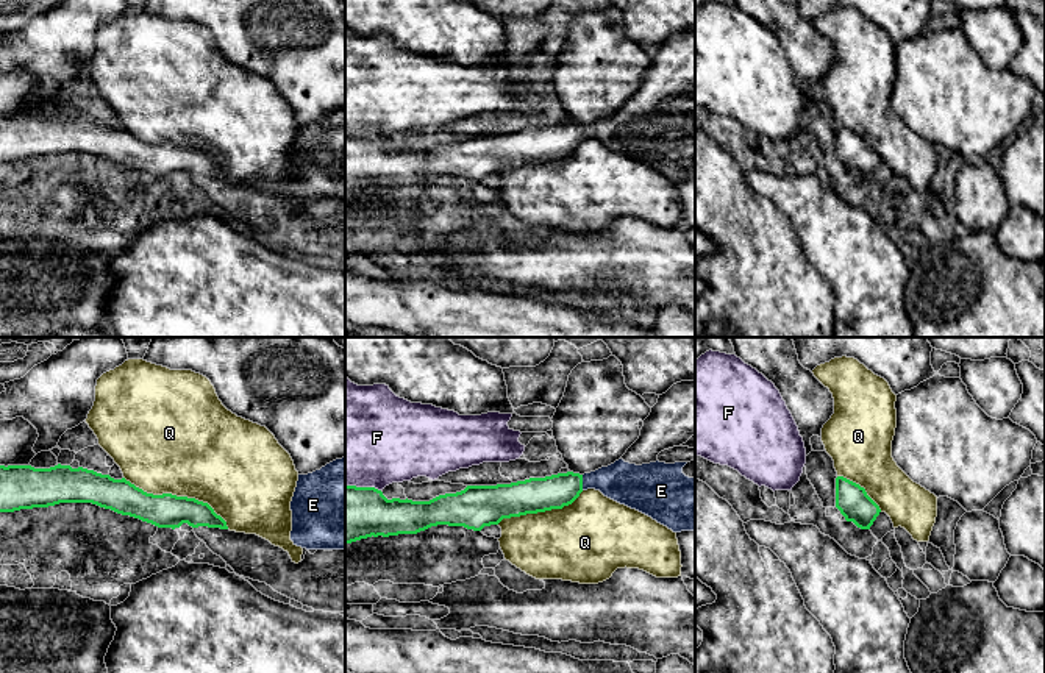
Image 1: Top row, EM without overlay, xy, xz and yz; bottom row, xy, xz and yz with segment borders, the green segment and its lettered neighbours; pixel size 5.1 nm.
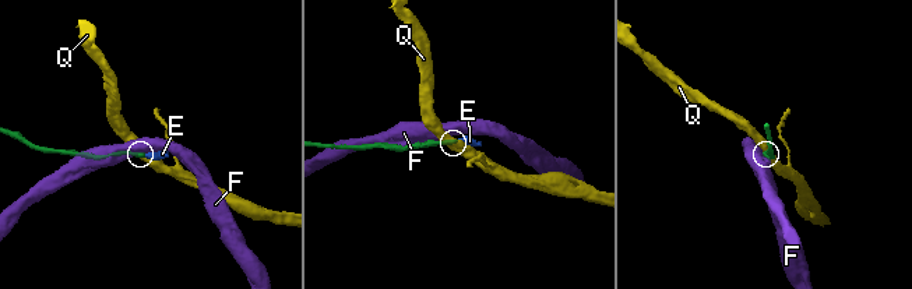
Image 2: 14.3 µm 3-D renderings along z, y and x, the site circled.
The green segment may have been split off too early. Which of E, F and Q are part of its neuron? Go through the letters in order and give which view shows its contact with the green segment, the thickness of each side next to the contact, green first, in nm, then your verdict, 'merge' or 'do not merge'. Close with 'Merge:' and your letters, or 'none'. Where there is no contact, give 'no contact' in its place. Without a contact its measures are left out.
E: xz | 180/220 nm | merge
F: xz | 300/500 nm | do not merge
Q: xy | 180/480 nm | do not merge
Merge: E

